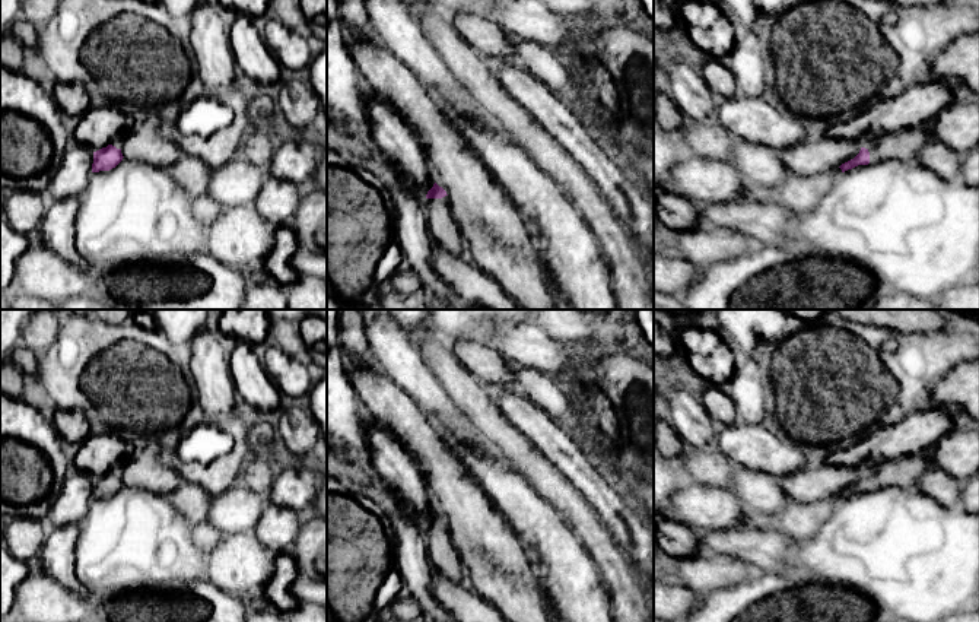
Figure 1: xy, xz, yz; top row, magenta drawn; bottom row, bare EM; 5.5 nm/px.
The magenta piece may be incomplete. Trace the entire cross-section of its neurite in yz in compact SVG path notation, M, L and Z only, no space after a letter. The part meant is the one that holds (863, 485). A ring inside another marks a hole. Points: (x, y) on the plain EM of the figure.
M926 451L877 463L862 470L859 480L842 491L842 499L858 492L881 489L890 483L899 486L918 485L922 475L932 467L931 457Z

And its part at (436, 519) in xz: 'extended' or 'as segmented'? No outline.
extended

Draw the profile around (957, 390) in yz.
M963 361L932 390L932 404L979 421L979 361Z

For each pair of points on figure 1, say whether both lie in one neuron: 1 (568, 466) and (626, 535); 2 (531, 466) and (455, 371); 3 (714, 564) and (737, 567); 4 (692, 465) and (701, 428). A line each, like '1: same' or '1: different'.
1: same
2: same
3: same
4: different

